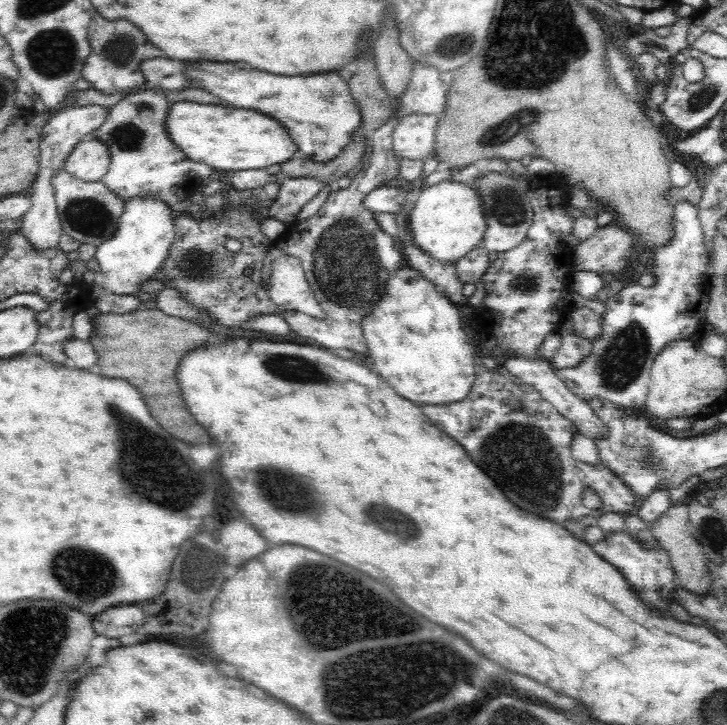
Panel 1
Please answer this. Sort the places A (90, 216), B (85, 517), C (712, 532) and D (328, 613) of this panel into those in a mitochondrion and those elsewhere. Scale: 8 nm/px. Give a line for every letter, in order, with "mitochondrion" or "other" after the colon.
A: mitochondrion
B: other
C: mitochondrion
D: mitochondrion

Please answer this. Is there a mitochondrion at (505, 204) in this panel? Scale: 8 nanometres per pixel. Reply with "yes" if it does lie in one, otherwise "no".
yes

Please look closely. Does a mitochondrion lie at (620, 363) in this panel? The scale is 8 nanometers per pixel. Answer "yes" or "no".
yes

